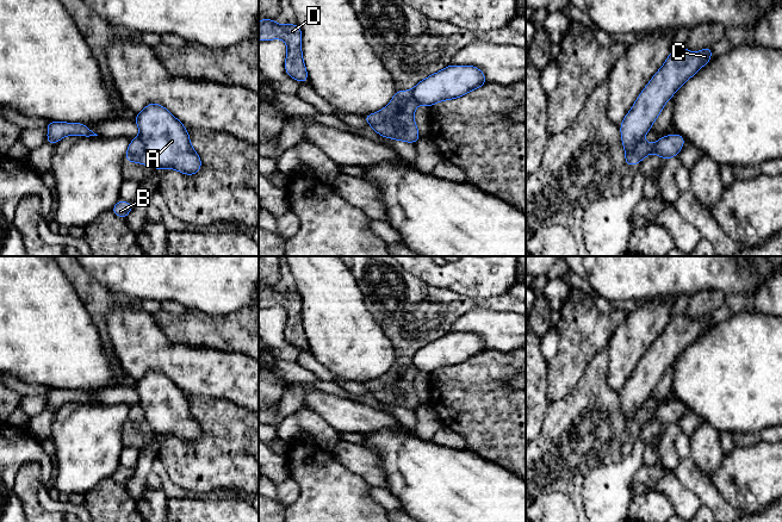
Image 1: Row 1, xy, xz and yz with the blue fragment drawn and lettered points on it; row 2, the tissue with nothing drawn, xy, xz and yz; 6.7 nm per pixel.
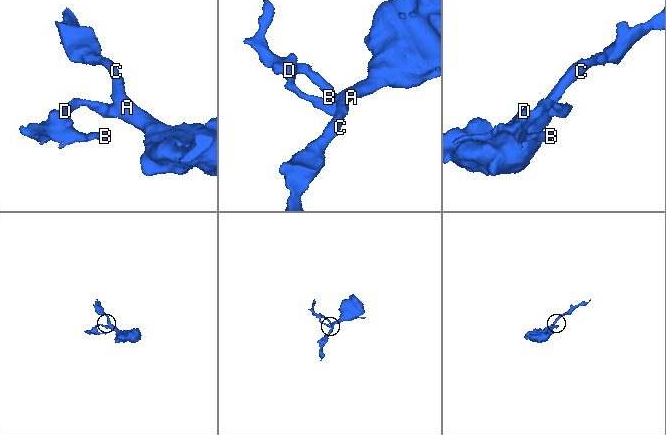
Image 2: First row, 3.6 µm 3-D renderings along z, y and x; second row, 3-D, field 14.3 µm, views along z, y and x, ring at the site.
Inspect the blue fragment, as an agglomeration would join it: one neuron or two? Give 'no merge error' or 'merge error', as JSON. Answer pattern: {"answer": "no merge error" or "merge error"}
{"answer": "merge error"}

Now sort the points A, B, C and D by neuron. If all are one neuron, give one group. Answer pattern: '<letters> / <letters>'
A C / B D

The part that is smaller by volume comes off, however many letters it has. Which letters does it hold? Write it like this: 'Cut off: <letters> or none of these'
Cut off: B, D

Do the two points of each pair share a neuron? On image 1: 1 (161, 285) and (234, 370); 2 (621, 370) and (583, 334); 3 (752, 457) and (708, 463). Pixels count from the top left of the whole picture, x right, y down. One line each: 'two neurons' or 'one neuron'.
1: two neurons
2: two neurons
3: two neurons

